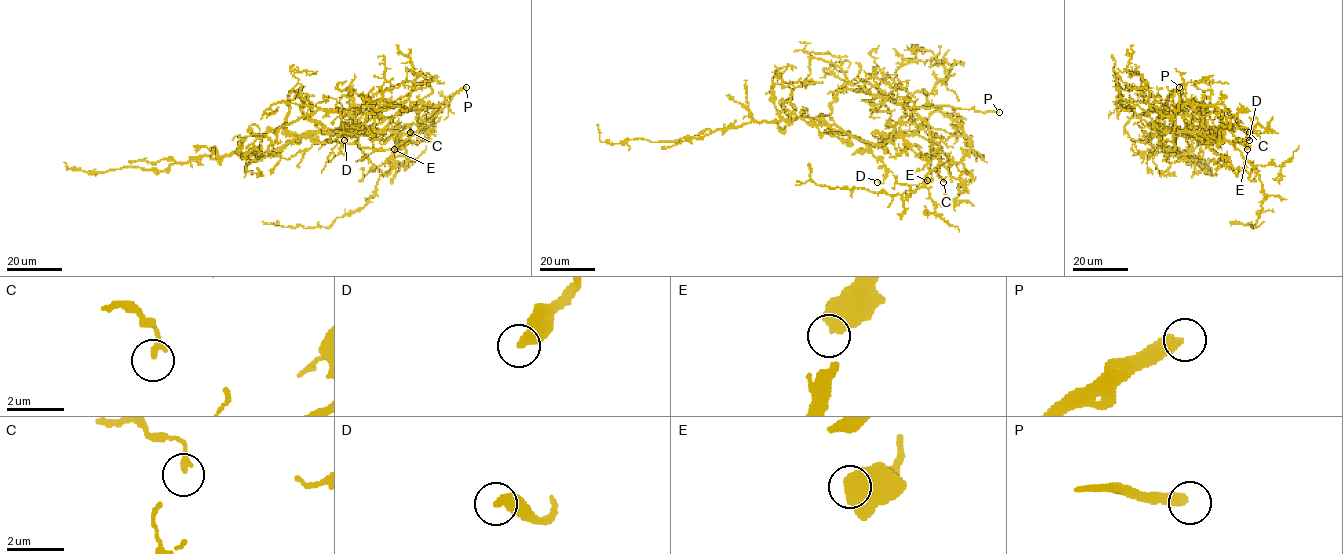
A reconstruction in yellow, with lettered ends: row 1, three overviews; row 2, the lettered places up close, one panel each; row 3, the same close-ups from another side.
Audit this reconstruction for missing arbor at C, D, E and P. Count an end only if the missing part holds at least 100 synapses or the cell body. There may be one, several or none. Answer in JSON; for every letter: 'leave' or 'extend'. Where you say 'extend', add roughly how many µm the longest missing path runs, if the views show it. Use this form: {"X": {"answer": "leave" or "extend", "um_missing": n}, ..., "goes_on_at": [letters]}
{"C": {"answer": "leave"}, "D": {"answer": "leave"}, "E": {"answer": "leave"}, "P": {"answer": "extend", "um_missing": 40}, "goes_on_at": ["P"]}

